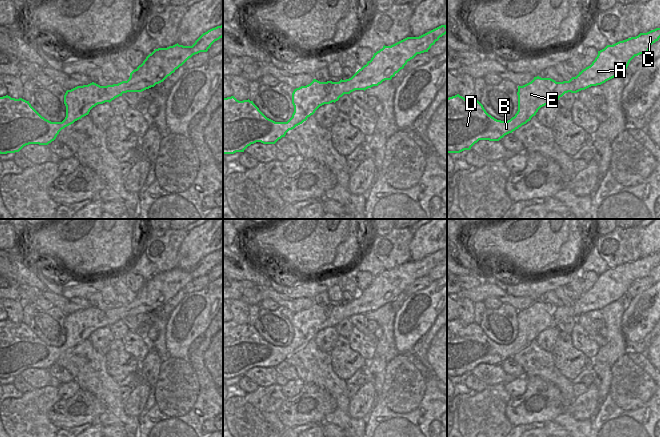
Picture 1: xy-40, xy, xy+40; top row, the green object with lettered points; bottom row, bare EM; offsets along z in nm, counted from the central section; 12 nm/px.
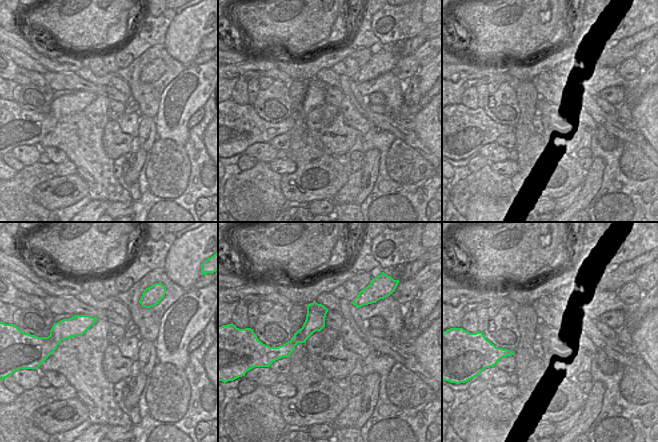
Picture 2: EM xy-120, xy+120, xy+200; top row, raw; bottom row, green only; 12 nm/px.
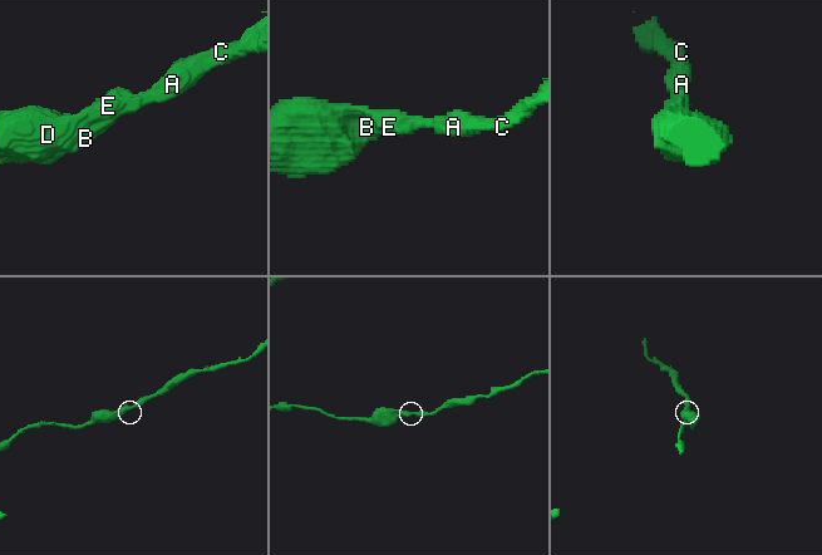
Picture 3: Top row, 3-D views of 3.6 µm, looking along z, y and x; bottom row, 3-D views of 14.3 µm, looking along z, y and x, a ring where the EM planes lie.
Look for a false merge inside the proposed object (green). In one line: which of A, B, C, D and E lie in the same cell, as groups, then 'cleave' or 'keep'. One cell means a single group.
A B C D E; keep

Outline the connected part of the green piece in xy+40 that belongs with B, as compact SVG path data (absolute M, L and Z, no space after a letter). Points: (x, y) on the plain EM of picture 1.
M660 252L640 257L607 269L598 275L592 288L569 305L556 306L539 300L518 310L518 335L508 345L489 339L476 323L467 324L459 318L447 322L447 377L470 374L479 364L499 365L526 348L538 334L547 328L556 328L565 317L577 317L597 310L624 296L635 281L647 277L660 262Z

